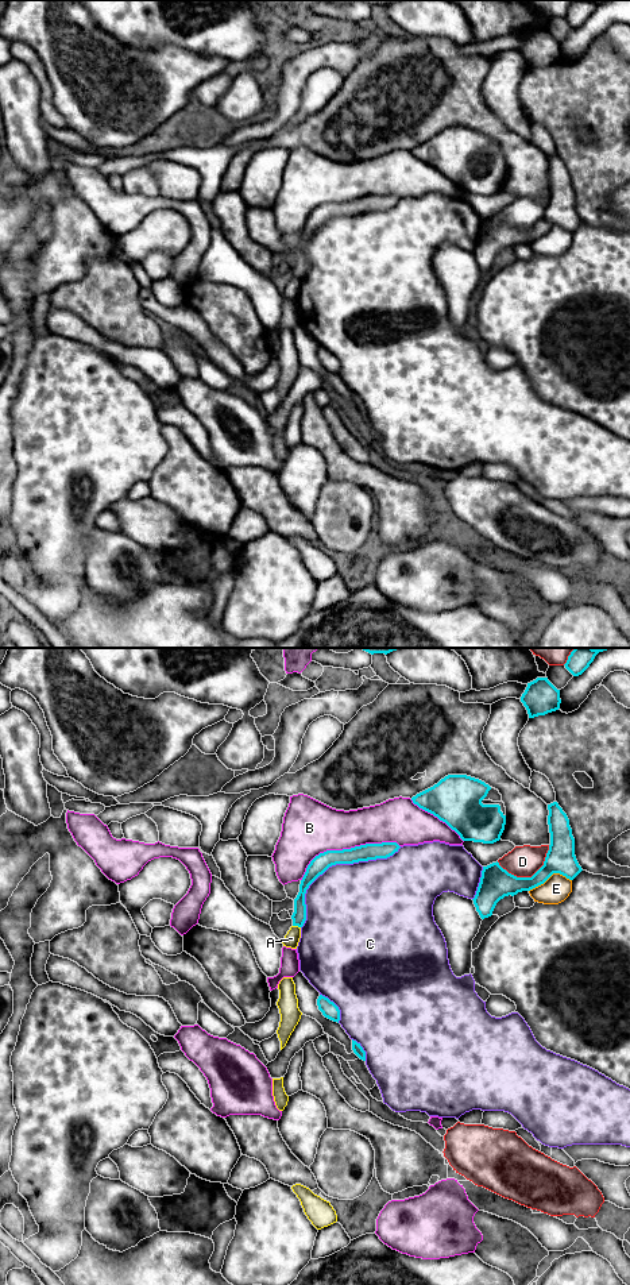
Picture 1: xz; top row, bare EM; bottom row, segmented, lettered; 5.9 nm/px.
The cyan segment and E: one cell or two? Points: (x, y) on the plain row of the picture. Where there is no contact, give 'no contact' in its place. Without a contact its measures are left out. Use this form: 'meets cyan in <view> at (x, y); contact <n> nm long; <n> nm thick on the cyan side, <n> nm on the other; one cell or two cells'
meets cyan in xz at (549, 228); contact 260 nm long; 180 nm thick on the cyan side, 160 nm on the other; two cells

